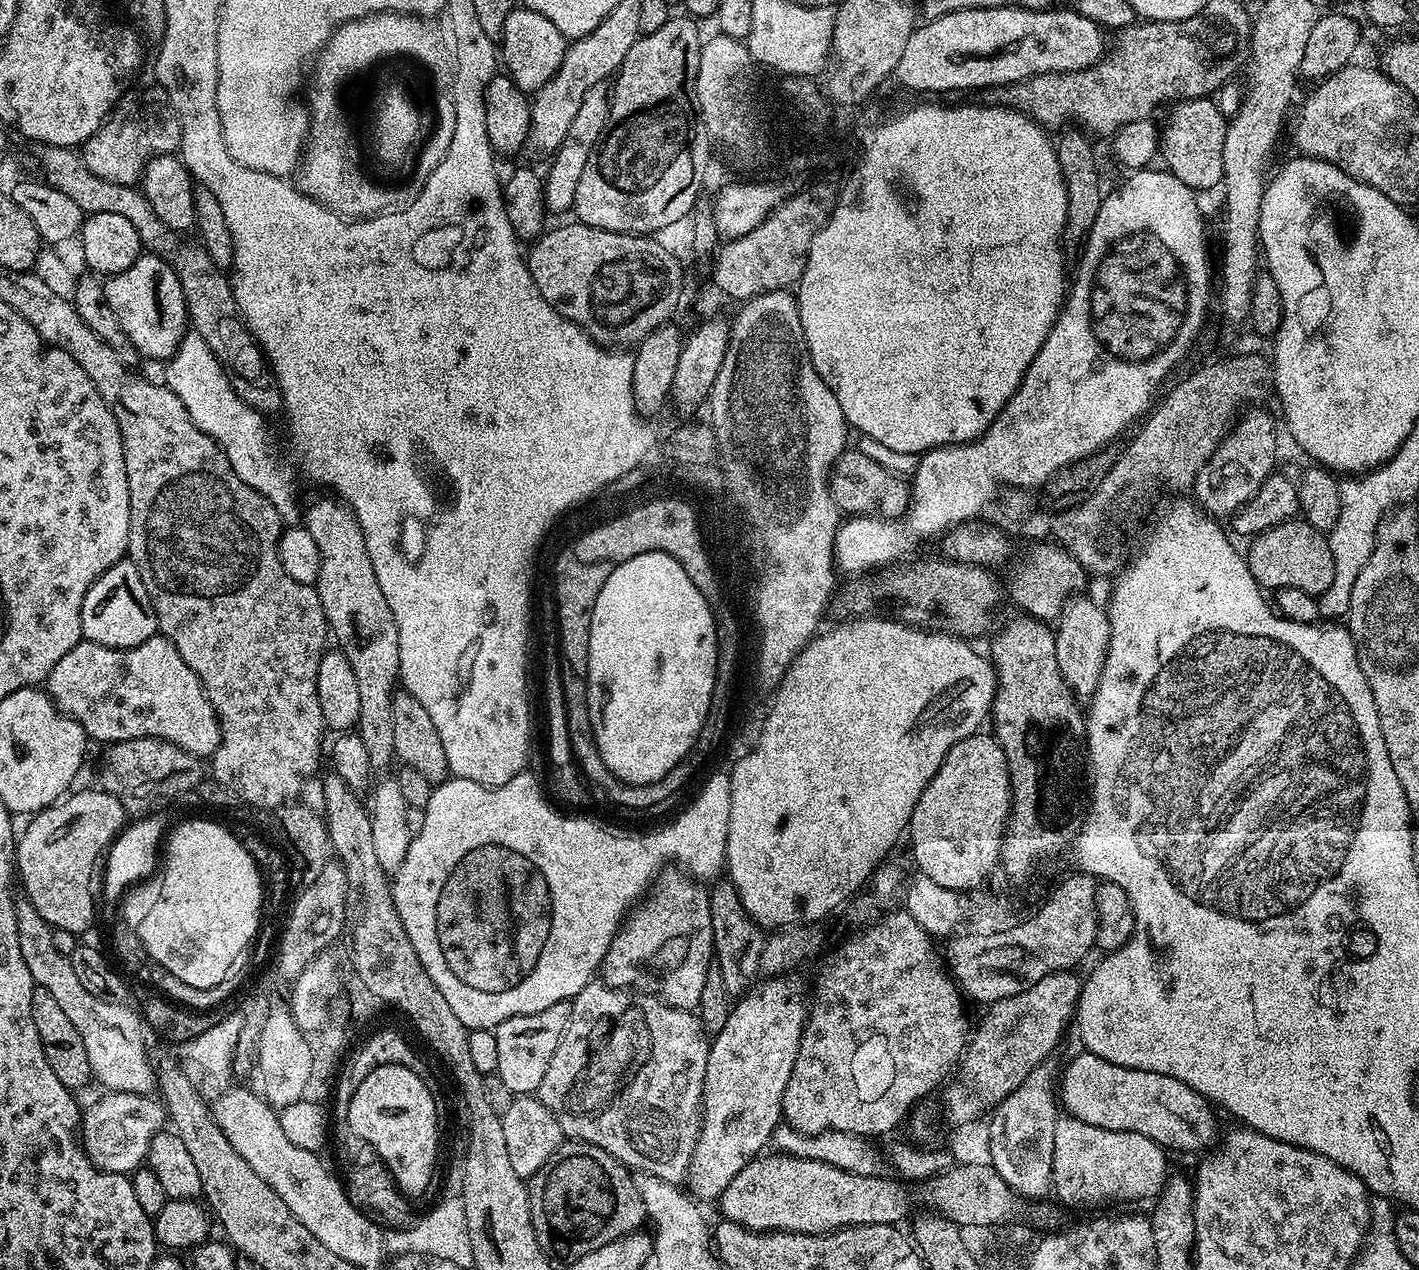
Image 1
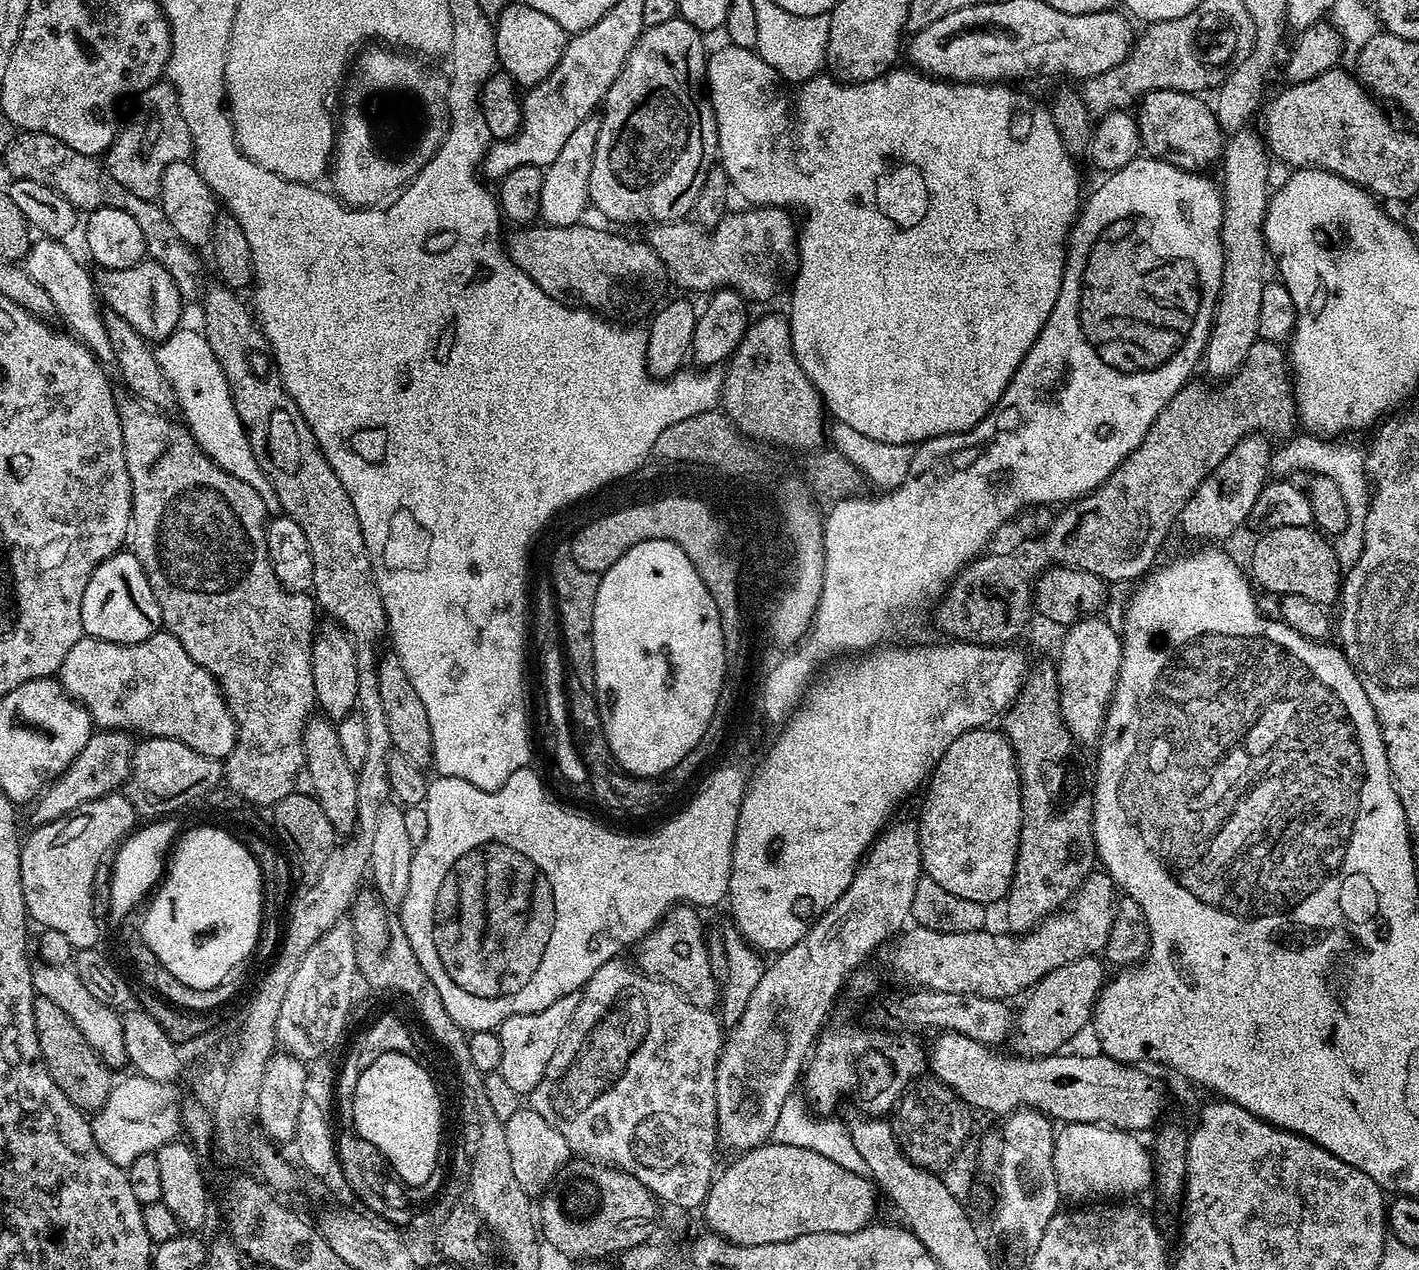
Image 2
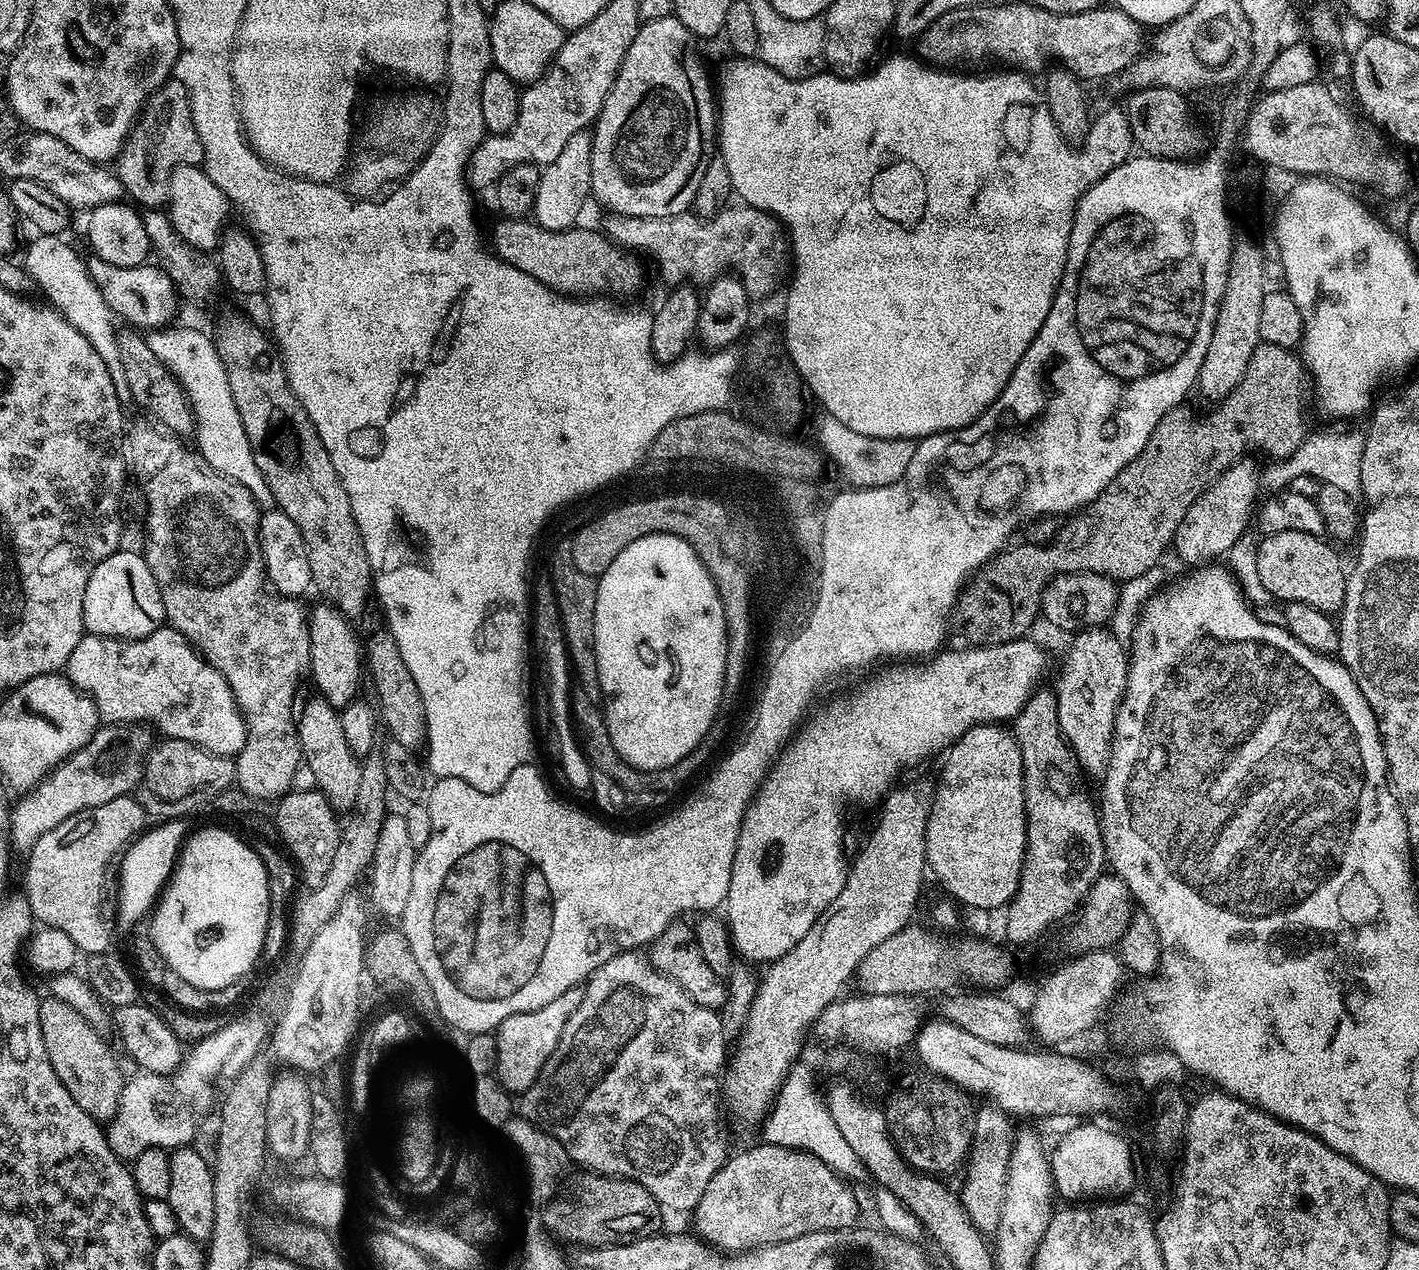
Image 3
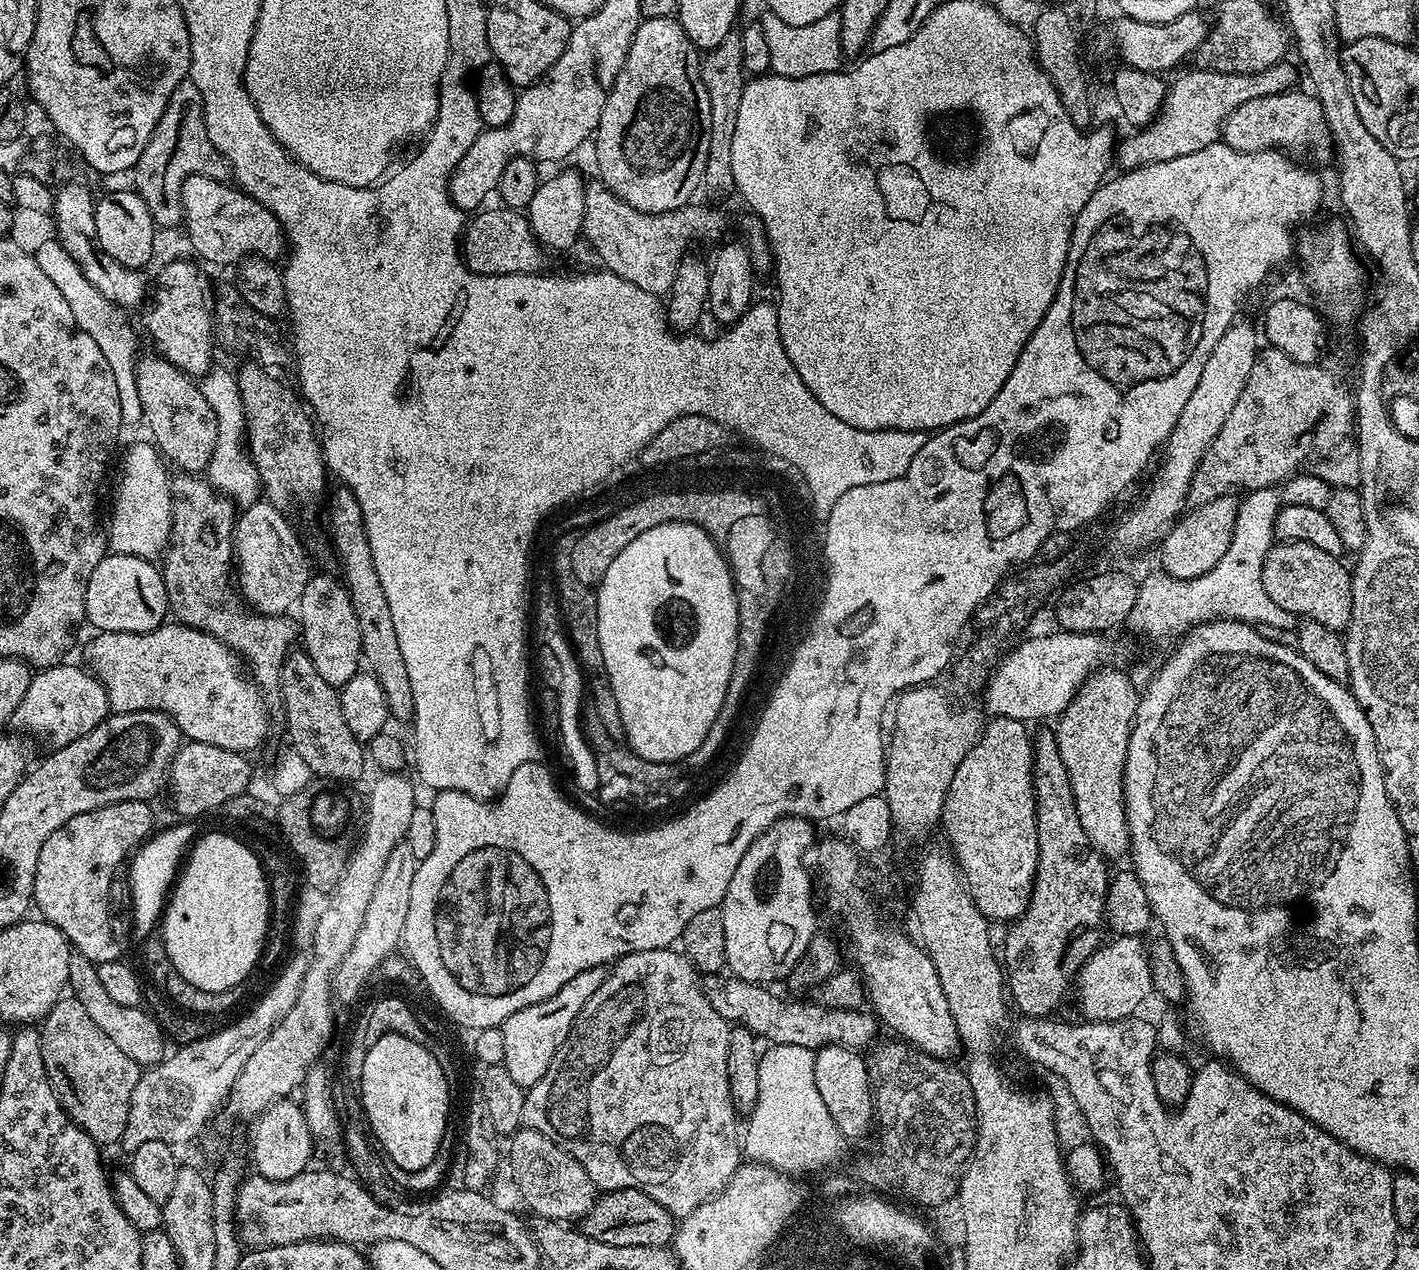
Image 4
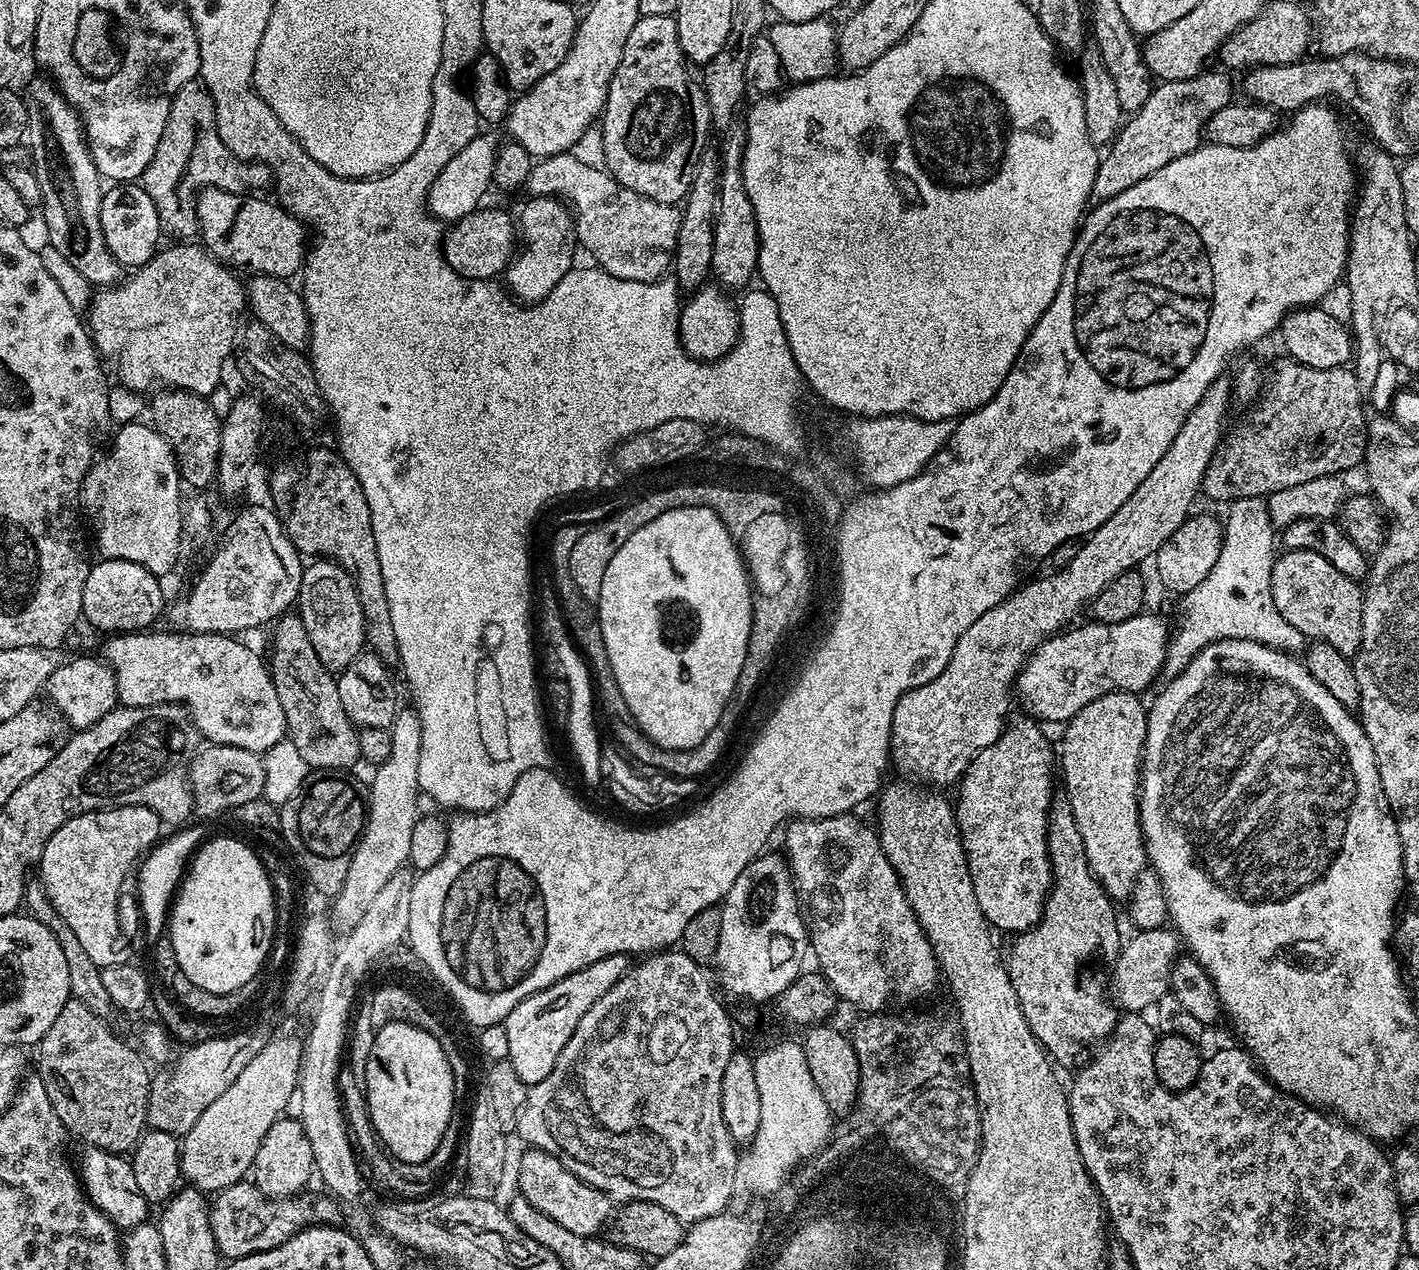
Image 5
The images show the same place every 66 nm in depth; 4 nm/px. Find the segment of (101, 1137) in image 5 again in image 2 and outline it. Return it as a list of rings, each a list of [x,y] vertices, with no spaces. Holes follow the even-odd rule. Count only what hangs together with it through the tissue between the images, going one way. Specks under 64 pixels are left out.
[[[37,996],[34,1002],[34,1030],[38,1030],[38,1046],[50,1070],[50,1078],[58,1082],[58,1090],[62,1090],[74,1106],[85,1110],[101,1108],[112,1090],[114,1072],[92,1049],[82,1030],[78,1030],[71,1018],[45,996]]]

